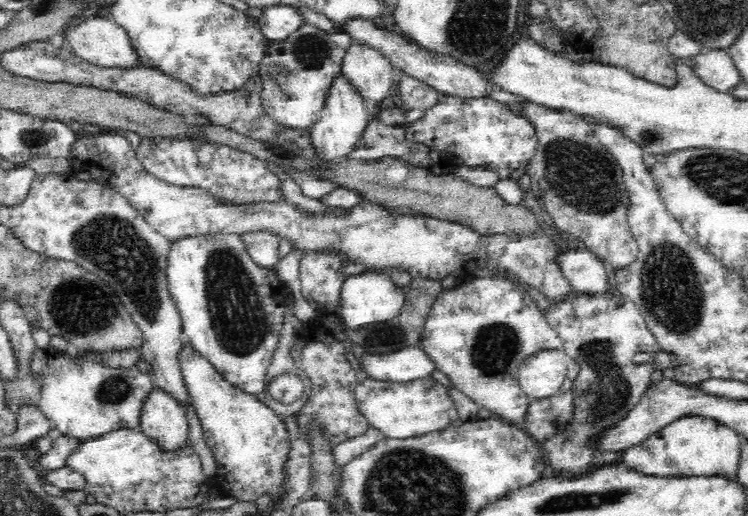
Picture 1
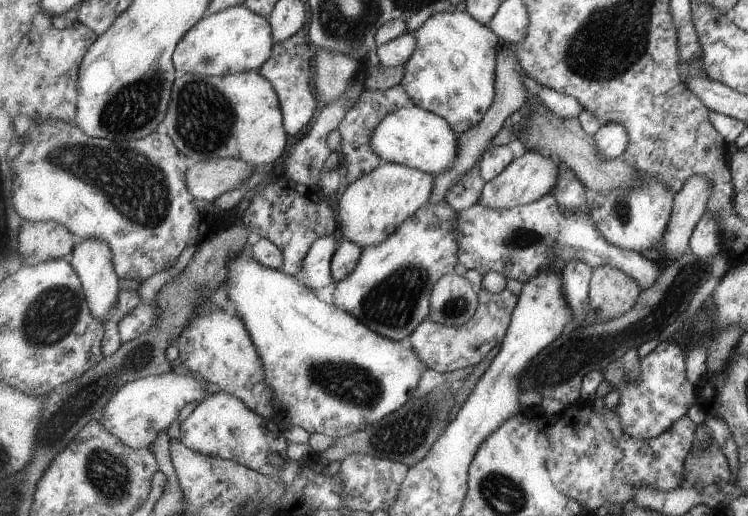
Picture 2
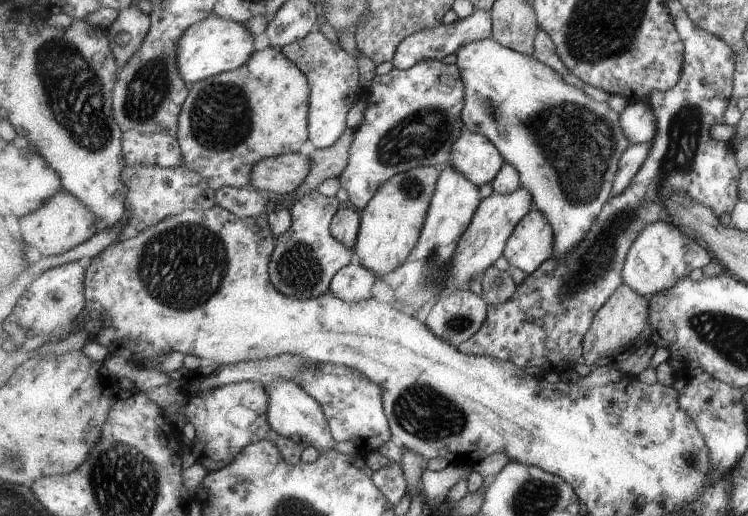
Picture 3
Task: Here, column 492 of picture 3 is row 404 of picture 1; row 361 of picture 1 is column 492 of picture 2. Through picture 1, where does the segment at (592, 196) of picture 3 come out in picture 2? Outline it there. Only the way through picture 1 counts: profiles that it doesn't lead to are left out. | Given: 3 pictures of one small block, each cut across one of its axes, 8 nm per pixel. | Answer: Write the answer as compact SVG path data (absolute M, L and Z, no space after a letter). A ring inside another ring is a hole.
M466 10L461 12L440 12L435 15L431 15L415 32L416 49L413 56L409 59L405 66L405 78L402 83L405 84L405 90L409 92L411 100L420 107L424 107L425 110L433 111L435 114L441 115L459 134L468 133L473 126L479 126L484 121L485 114L488 113L489 108L493 106L493 101L496 97L496 62L497 55L499 54L499 42L500 38L497 36L496 31L489 27L485 23L477 22L477 19L469 14Z

